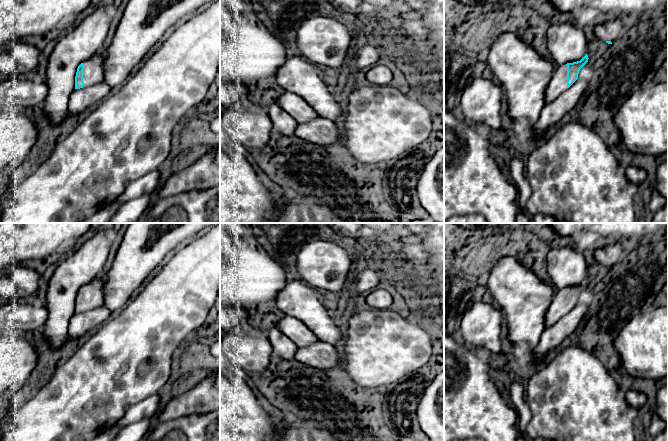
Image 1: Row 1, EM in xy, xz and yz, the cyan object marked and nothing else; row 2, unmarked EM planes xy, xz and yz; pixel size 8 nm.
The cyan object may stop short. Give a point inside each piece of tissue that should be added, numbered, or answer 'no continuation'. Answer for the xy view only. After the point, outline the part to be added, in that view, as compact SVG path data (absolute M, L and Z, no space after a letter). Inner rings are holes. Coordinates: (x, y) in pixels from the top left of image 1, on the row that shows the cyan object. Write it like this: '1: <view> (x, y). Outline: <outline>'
1: xy (93, 67). Outline: M104 49L95 53L84 63L83 82L84 88L100 83L104 80Z

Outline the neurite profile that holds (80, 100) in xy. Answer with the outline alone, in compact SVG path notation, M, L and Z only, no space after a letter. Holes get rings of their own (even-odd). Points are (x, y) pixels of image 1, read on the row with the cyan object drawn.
M104 81L86 88L74 89L69 97L69 111L73 115L80 115L92 105L107 98L112 92Z

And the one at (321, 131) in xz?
M317 116L303 123L298 123L294 133L308 142L321 146L340 143L341 129L333 121Z

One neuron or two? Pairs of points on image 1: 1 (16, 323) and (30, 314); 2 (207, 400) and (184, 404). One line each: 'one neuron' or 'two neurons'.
1: one neuron
2: one neuron

